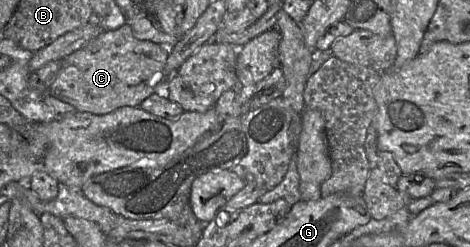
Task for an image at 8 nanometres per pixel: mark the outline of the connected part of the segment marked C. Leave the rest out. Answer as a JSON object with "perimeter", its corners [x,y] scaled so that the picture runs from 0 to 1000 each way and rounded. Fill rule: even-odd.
{"perimeter":[[[272,97],[221,126],[130,247],[104,381],[153,425],[166,453],[221,466],[266,429],[298,429],[353,324],[360,194],[296,162]]]}

